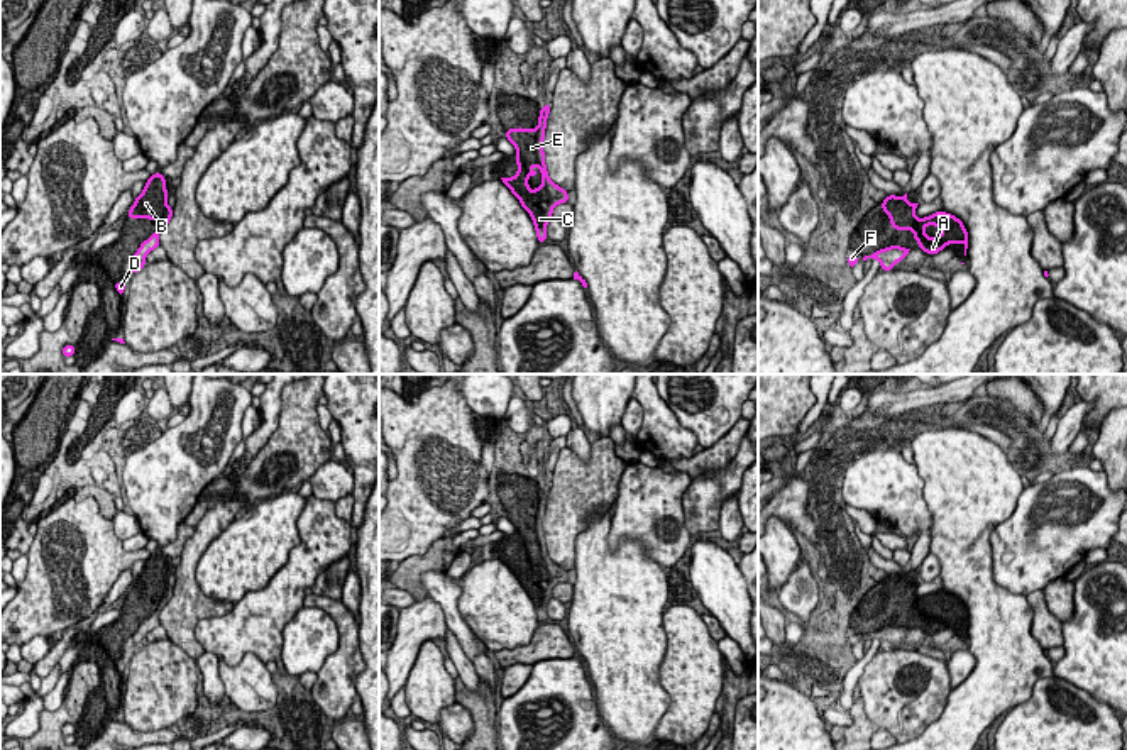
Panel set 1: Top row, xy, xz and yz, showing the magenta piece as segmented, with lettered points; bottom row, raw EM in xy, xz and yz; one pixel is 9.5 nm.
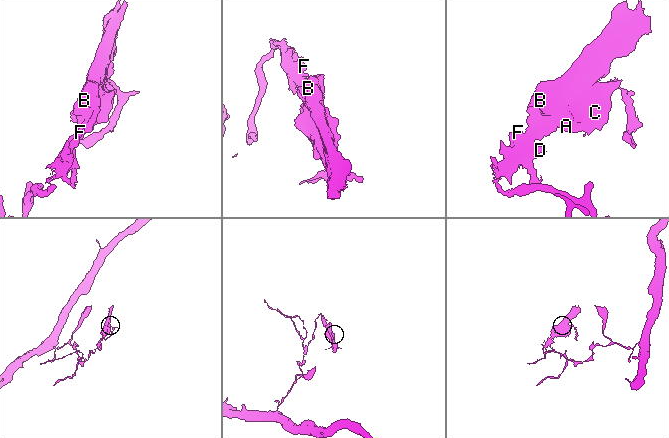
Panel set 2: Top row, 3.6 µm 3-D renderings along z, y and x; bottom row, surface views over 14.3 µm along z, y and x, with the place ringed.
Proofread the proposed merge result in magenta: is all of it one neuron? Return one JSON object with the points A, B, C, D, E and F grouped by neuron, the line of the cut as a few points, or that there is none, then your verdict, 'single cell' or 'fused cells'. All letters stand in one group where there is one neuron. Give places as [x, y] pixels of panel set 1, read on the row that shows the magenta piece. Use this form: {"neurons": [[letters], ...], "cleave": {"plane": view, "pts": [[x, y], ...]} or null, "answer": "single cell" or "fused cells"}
{"neurons": [["A", "B", "C", "D", "E", "F"]], "cleave": null, "answer": "single cell"}

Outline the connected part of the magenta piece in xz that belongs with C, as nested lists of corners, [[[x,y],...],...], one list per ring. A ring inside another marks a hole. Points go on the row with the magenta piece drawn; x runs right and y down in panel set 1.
[[[545,103],[538,110],[540,117],[536,129],[506,129],[506,139],[518,152],[514,157],[518,171],[513,178],[501,178],[520,200],[521,207],[530,213],[538,244],[548,239],[547,225],[553,218],[553,208],[569,201],[569,193],[550,179],[545,164],[543,139],[550,108],[552,105]],[[531,166],[538,166],[542,173],[543,185],[538,188],[528,185],[528,178],[536,174],[536,171],[530,169]]]

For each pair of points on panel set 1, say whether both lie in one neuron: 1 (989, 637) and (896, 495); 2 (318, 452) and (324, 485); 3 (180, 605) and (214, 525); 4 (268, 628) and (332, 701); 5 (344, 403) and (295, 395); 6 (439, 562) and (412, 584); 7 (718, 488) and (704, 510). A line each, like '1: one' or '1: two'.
1: two
2: two
3: one
4: two
5: two
6: one
7: one

